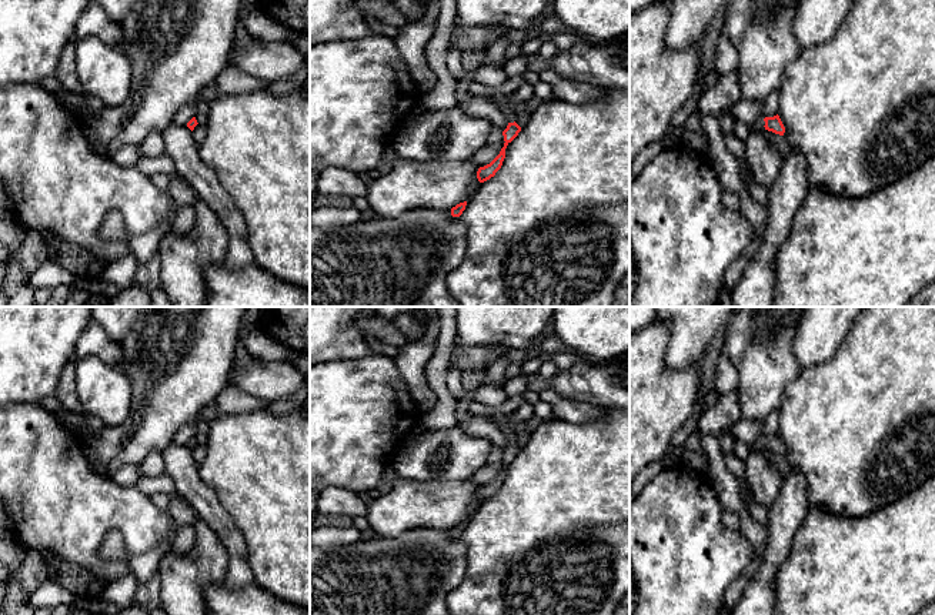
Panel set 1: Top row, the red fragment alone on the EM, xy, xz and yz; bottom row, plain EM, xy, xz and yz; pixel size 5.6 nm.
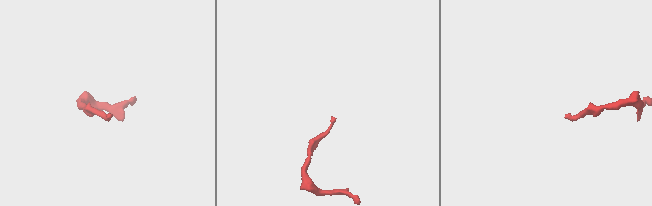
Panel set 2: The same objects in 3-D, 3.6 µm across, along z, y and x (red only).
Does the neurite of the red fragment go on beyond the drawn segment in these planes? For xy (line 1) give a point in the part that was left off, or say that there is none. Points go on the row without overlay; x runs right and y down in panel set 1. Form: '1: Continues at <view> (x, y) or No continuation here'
1: No continuation here

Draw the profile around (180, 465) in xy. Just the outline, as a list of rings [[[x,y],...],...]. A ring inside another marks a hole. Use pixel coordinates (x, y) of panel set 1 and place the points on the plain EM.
[[[171,442],[163,449],[164,472],[174,481],[176,492],[184,497],[198,517],[217,534],[228,555],[226,585],[230,589],[256,584],[248,565],[247,542],[234,519],[218,502],[214,491],[201,479],[198,464],[187,445]]]

